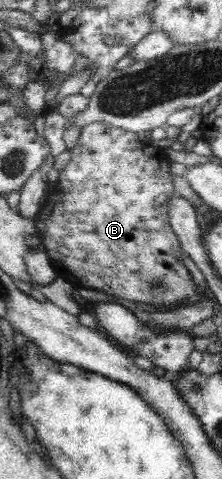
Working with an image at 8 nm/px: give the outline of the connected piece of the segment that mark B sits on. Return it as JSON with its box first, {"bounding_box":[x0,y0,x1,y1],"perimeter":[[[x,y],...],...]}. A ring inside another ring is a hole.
{"bounding_box":[35,122,200,306],"perimeter":[[[93,122],[81,130],[77,144],[71,150],[69,163],[59,172],[59,181],[49,191],[48,198],[43,202],[42,208],[35,218],[37,237],[44,244],[44,248],[48,250],[48,255],[57,277],[62,277],[68,283],[72,283],[76,289],[102,290],[108,296],[118,296],[118,298],[136,300],[136,302],[150,302],[150,304],[158,304],[158,306],[160,304],[162,306],[164,304],[174,304],[174,302],[188,302],[188,305],[192,305],[194,302],[200,301],[200,298],[194,292],[192,276],[185,267],[183,259],[180,258],[183,254],[180,239],[176,237],[172,225],[169,224],[170,200],[176,195],[172,178],[173,174],[170,172],[170,163],[171,161],[164,148],[148,144],[144,139],[138,137],[136,133],[128,132],[125,129],[117,129],[100,122]]]}

